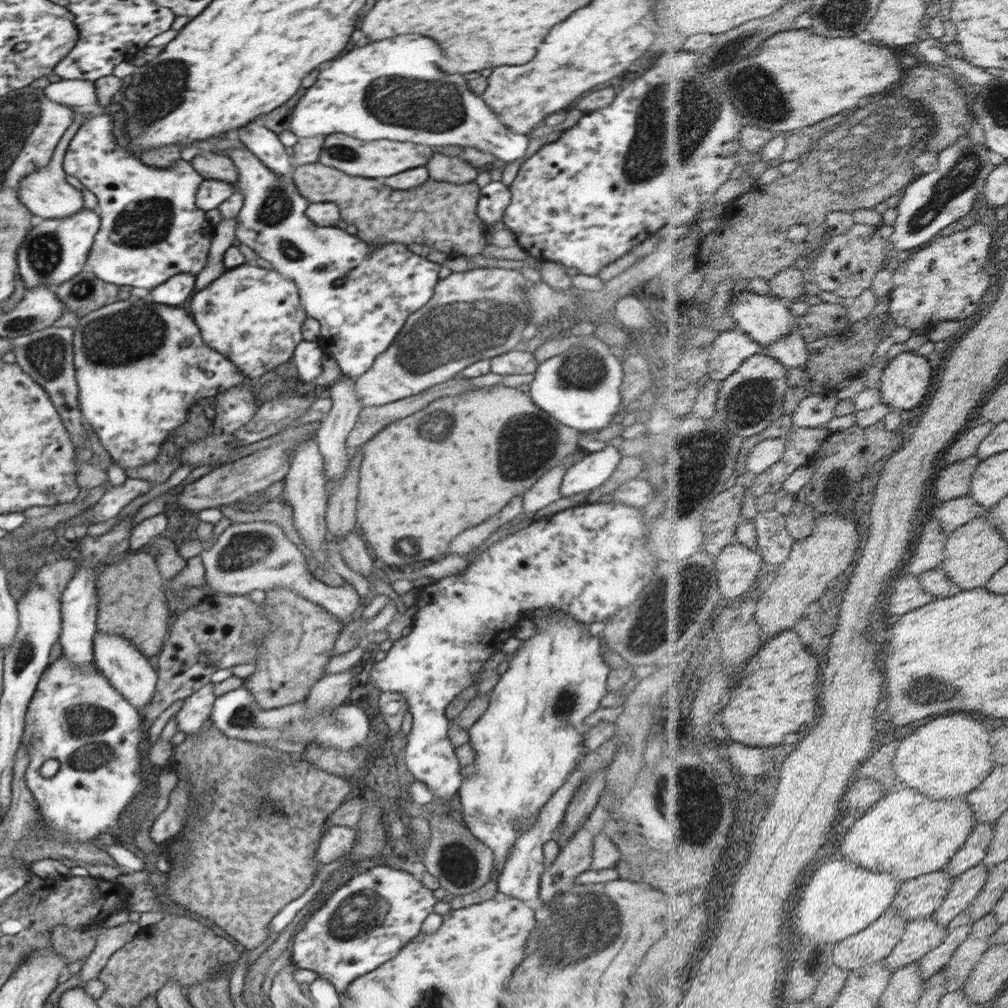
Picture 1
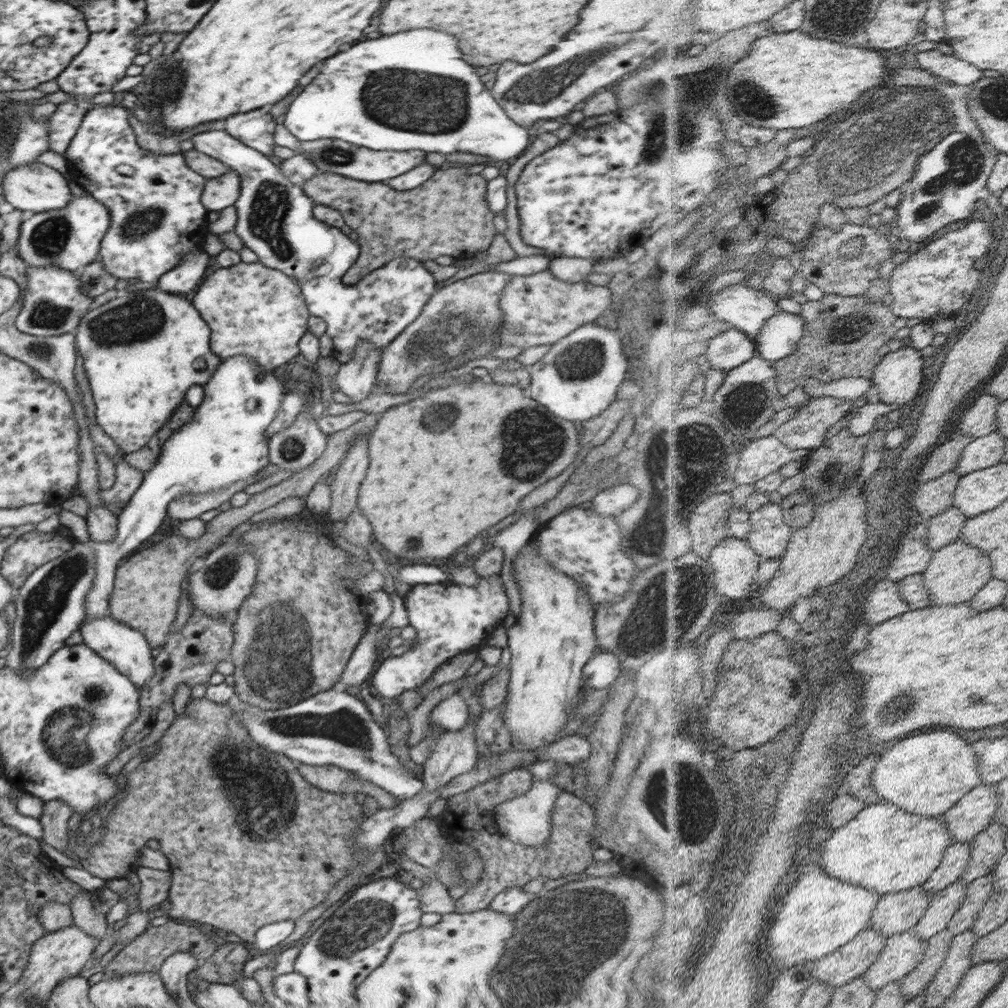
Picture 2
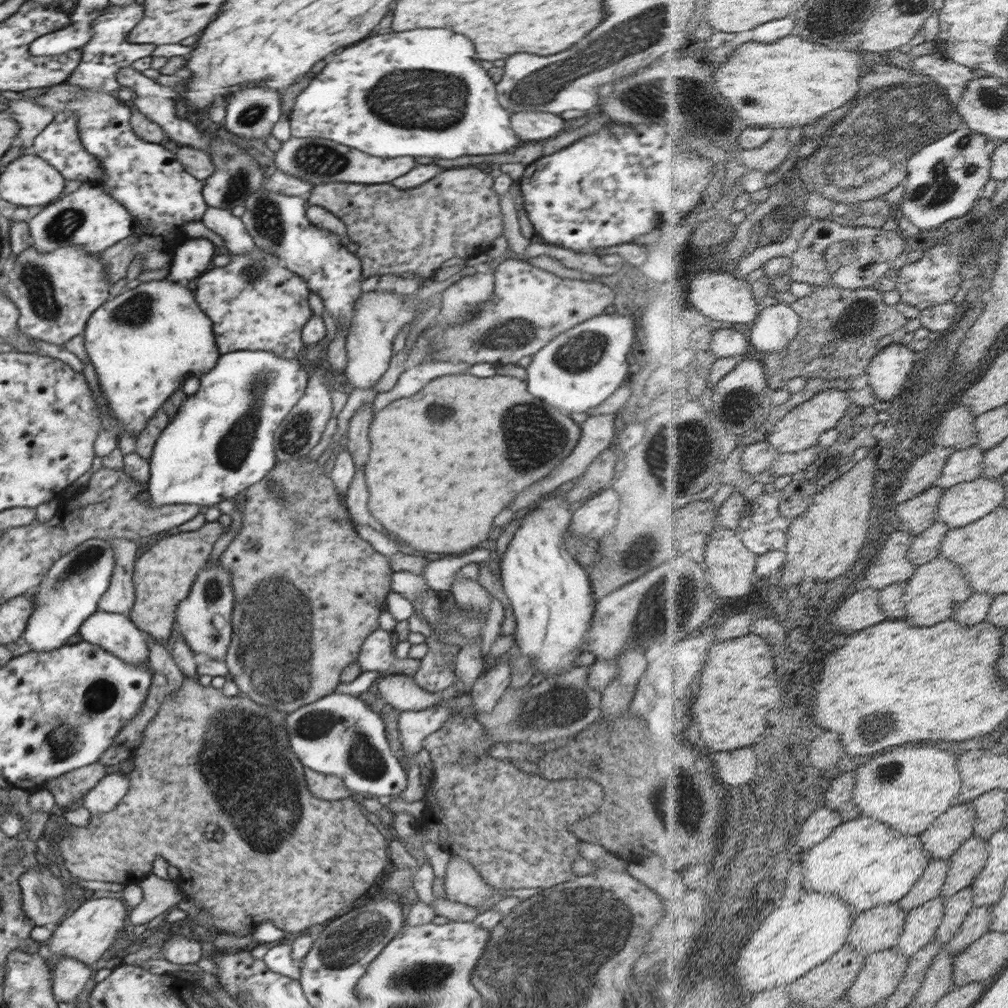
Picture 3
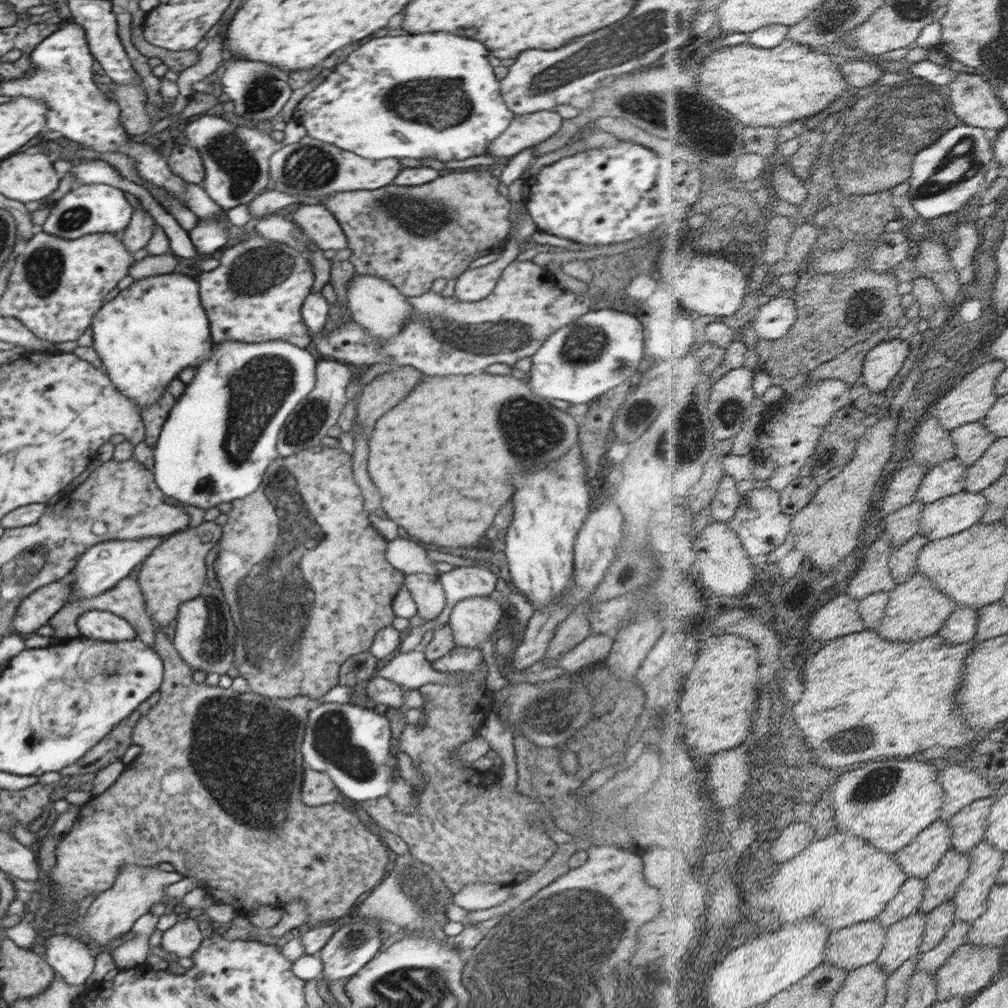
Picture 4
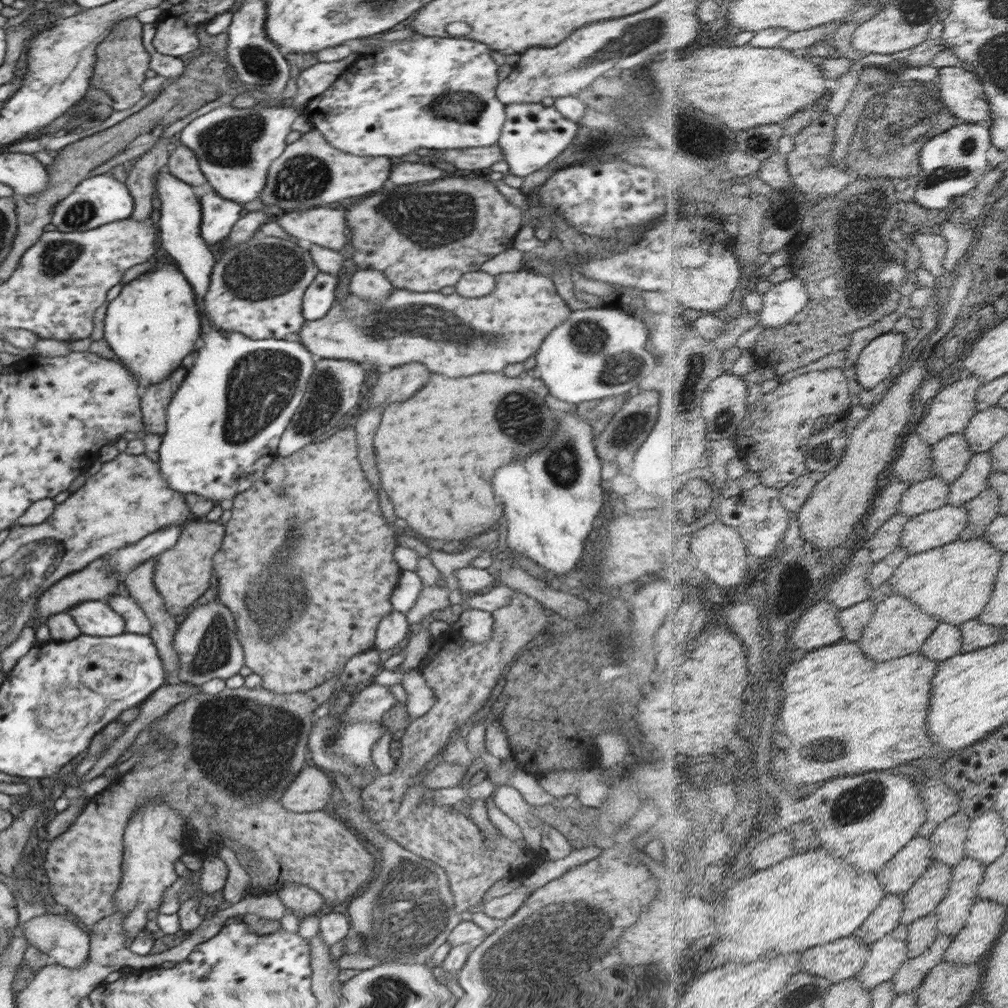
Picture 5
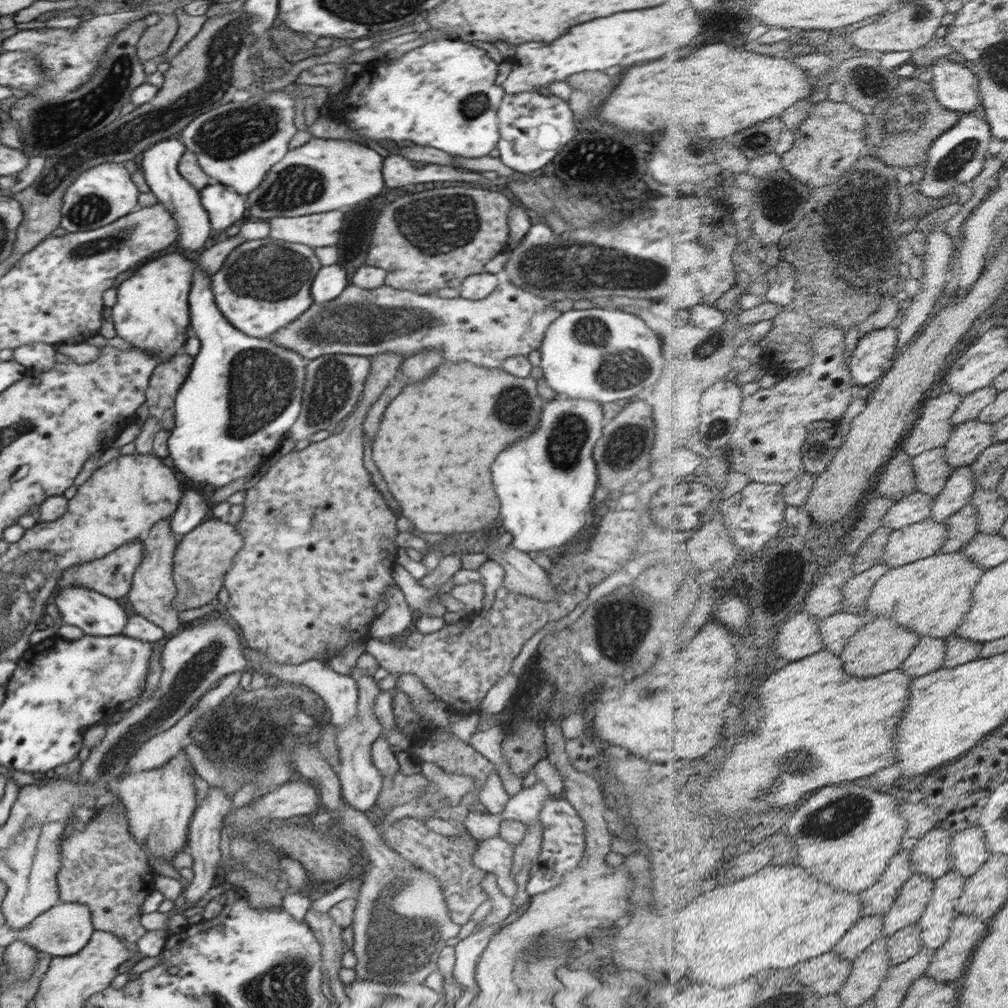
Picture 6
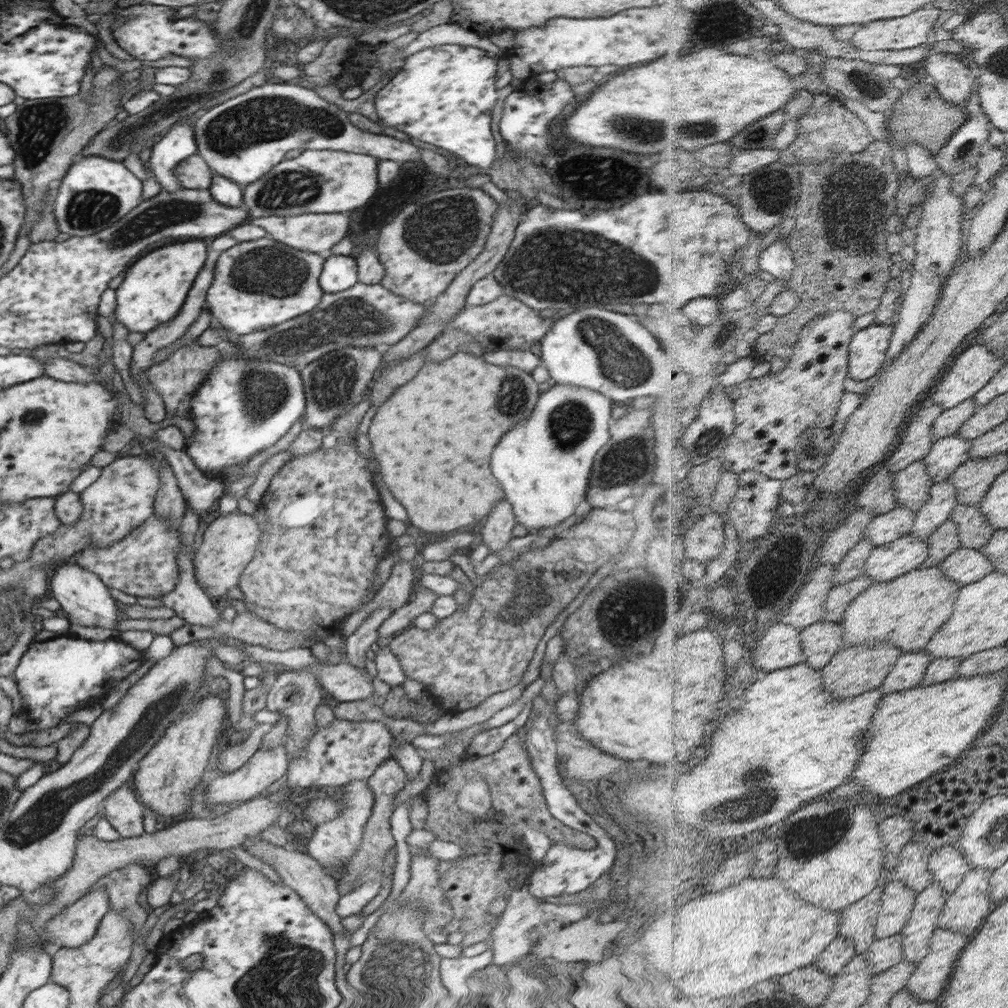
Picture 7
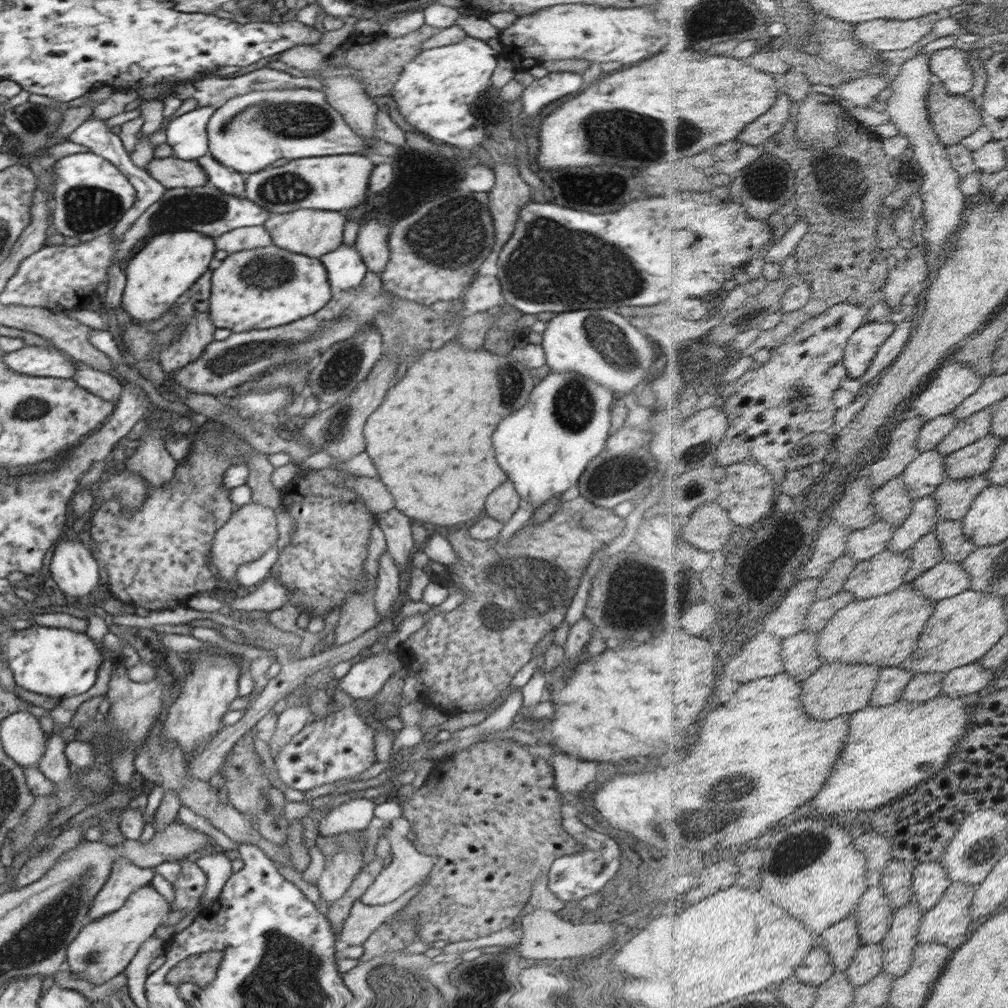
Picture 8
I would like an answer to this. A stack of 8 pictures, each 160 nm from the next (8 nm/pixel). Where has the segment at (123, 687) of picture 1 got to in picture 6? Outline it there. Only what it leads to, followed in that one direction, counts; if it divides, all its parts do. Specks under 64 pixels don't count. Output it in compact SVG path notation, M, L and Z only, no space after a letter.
M72 585L63 588L58 594L53 595L53 601L60 612L61 622L54 624L52 627L36 627L34 632L30 634L30 640L28 640L31 645L56 636L58 629L63 625L81 628L86 635L114 636L121 634L128 621L124 608L118 604L116 599L111 599L109 596L104 596L101 592L96 592L86 587Z

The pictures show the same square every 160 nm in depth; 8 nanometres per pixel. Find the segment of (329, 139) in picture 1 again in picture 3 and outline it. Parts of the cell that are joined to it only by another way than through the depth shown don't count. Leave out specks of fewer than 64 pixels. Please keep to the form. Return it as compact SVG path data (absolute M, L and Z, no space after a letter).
M292 137L275 153L274 164L277 170L281 170L290 176L298 176L308 180L314 186L328 184L328 182L356 182L356 184L384 184L392 182L394 178L404 176L416 166L414 158L402 156L402 158L376 158L368 156L364 152L358 152L355 148L337 144L325 139L296 139Z

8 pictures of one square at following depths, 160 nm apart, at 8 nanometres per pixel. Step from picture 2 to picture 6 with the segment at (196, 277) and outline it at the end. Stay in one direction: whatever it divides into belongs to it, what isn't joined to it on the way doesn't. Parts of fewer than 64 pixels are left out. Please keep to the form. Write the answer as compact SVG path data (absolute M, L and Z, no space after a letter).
M212 181L200 191L201 205L208 211L212 229L222 232L238 222L246 212L240 193L225 184Z

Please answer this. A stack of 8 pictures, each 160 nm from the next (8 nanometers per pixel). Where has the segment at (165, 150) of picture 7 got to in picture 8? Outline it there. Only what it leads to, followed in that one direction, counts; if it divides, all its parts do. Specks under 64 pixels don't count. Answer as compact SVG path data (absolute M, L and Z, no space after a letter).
M217 106L200 107L172 119L167 126L166 142L172 147L174 157L196 161L197 158L208 154L207 124L216 109Z

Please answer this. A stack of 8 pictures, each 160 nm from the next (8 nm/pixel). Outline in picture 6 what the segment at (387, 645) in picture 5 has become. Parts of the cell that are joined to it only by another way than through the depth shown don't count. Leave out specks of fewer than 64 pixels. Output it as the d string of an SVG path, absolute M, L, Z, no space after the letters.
M398 585L389 586L383 596L383 601L388 606L382 614L376 616L370 629L370 637L374 639L398 636L412 625L413 610Z

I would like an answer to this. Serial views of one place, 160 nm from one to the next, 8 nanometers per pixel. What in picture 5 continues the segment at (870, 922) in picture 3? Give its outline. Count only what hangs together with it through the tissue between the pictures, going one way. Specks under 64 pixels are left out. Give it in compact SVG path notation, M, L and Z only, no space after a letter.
M855 934L803 953L801 964L804 970L838 984L860 975L871 952L872 945Z

